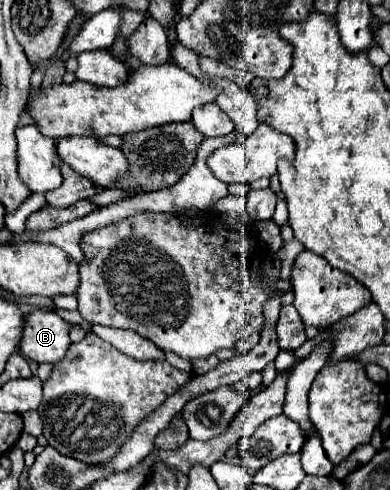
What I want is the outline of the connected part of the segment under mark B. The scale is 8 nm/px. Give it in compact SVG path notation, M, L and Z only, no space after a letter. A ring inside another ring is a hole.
M33 311L25 319L21 353L35 363L57 365L71 345L69 325L53 311Z

